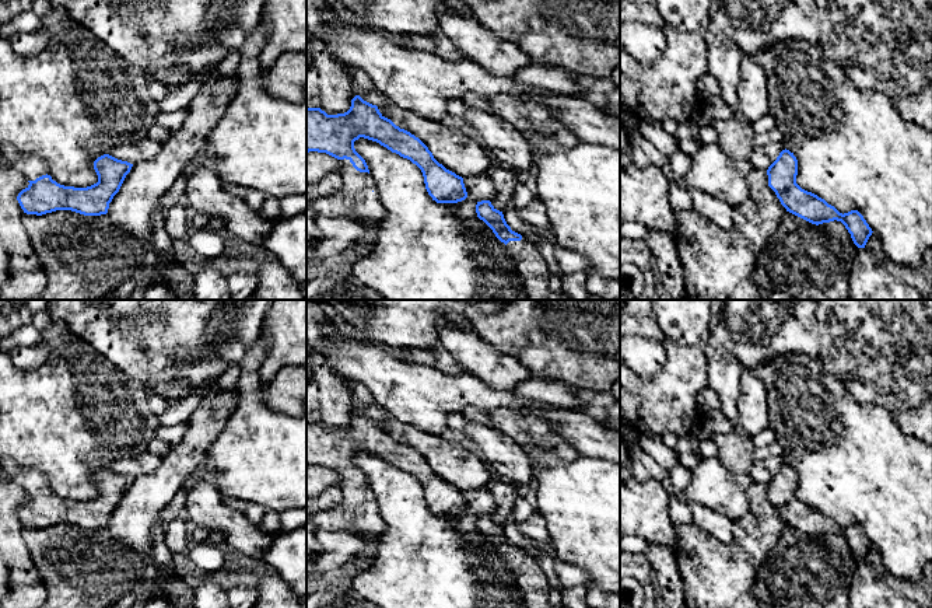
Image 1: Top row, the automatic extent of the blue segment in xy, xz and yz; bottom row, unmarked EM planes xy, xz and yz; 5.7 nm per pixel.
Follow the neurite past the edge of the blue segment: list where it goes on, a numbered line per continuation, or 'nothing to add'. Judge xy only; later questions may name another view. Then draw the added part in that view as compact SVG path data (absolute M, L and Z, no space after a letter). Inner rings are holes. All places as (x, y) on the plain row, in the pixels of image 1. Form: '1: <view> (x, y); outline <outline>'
1: xy (32, 481); outline M15 468L18 483L22 486L27 495L35 495L36 492L46 489L46 478L42 472L34 468Z

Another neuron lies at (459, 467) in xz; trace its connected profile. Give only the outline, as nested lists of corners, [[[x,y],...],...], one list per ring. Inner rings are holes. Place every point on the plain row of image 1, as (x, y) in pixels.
[[[389,413],[378,420],[382,430],[418,451],[446,483],[462,492],[487,489],[491,482],[488,465],[472,450],[456,441],[407,426]]]

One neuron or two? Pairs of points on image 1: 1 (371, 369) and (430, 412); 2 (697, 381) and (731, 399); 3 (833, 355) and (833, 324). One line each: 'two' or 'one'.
1: one
2: two
3: one

